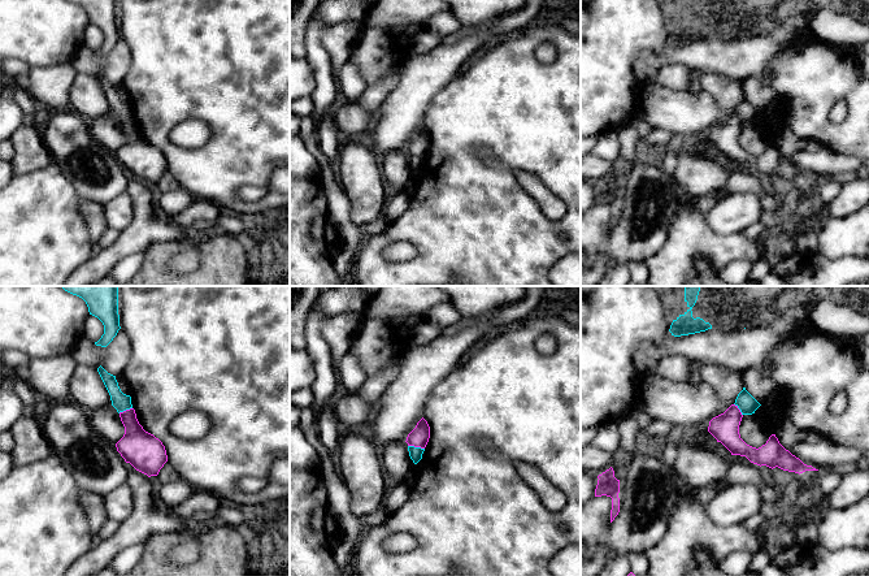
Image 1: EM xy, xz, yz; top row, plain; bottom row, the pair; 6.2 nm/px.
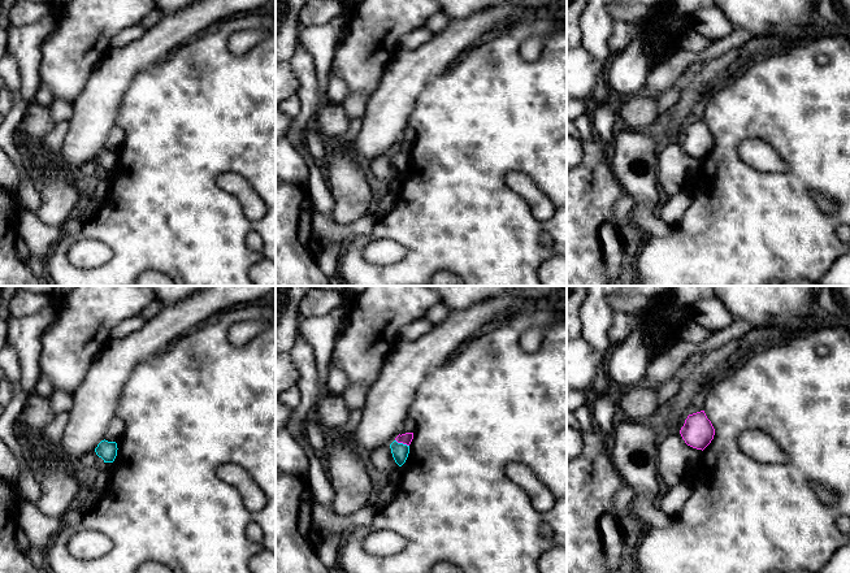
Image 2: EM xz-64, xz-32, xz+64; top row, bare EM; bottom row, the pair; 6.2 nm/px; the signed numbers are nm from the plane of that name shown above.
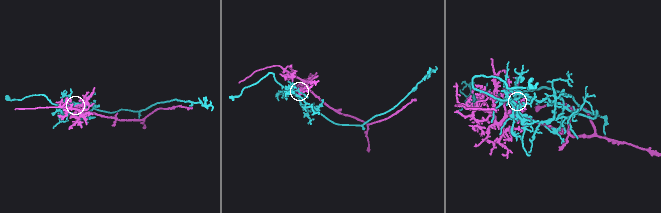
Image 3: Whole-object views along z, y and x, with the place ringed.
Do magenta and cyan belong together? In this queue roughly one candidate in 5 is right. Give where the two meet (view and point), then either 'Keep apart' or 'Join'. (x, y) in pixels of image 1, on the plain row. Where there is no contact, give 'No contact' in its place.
Touches magenta at xz (416, 155). Keep apart

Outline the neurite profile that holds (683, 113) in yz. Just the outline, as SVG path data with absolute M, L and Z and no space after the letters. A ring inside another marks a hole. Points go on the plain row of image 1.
M653 82L639 94L638 120L646 121L653 129L670 131L677 139L709 131L729 116L704 90L692 94L665 88Z

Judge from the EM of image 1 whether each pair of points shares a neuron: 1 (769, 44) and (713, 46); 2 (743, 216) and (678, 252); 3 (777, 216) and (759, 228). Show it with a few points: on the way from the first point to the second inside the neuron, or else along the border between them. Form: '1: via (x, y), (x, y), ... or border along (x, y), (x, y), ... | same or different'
1: via (755, 50), (728, 50) | same
2: border along (705, 213), (705, 224), (713, 232), (741, 232) | different
3: border along (757, 221), (769, 232) | different

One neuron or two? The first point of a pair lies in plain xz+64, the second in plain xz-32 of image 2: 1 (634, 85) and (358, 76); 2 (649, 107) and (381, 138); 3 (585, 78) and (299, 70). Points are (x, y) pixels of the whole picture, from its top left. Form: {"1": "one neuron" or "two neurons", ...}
{"1": "two neurons", "2": "two neurons", "3": "two neurons"}

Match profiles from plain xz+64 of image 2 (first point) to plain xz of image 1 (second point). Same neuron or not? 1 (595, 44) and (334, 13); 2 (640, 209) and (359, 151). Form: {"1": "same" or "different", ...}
{"1": "different", "2": "same"}

